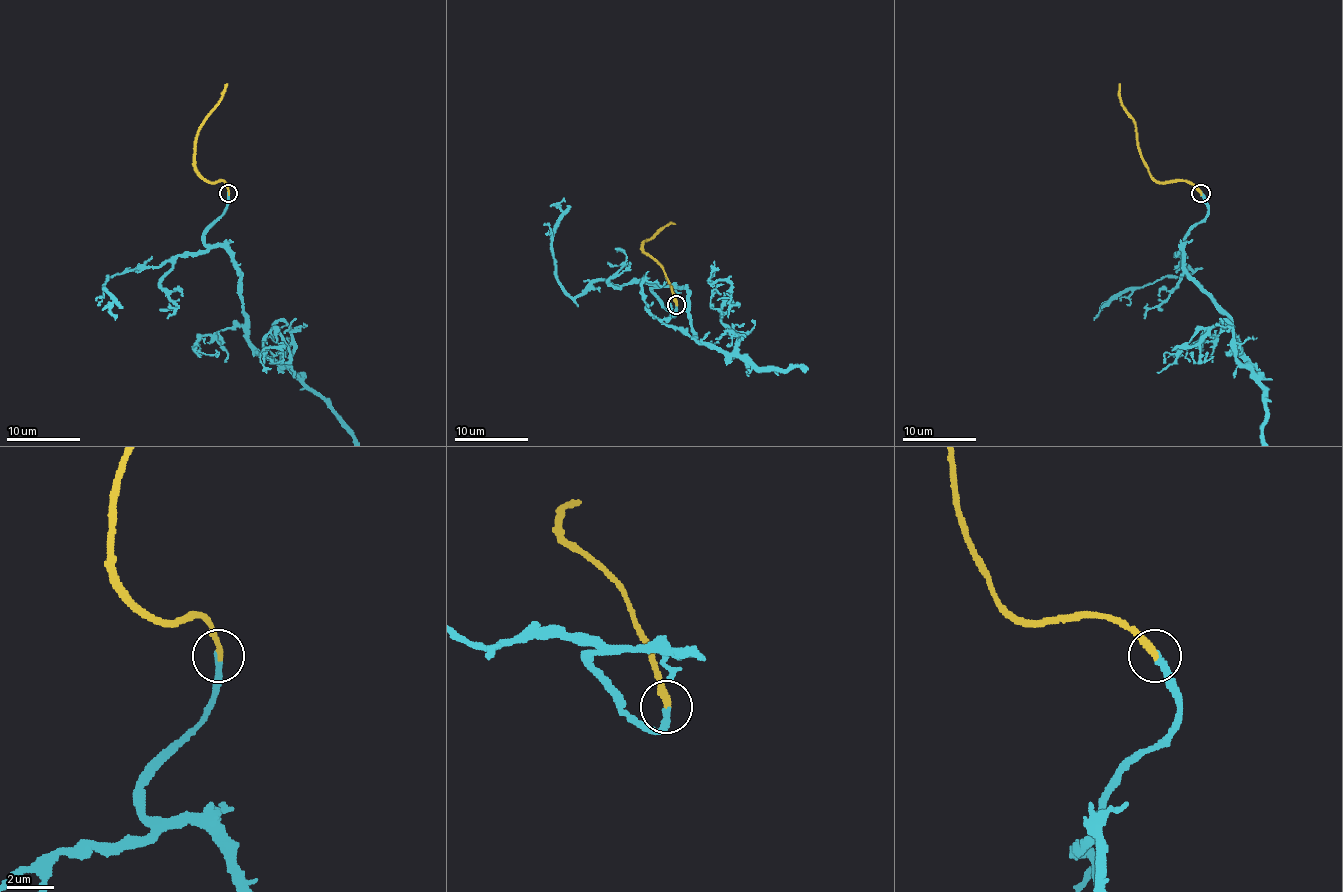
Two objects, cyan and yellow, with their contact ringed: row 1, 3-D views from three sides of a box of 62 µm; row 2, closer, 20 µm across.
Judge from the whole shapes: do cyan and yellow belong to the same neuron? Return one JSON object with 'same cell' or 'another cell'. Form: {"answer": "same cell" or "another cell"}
{"answer": "same cell"}

